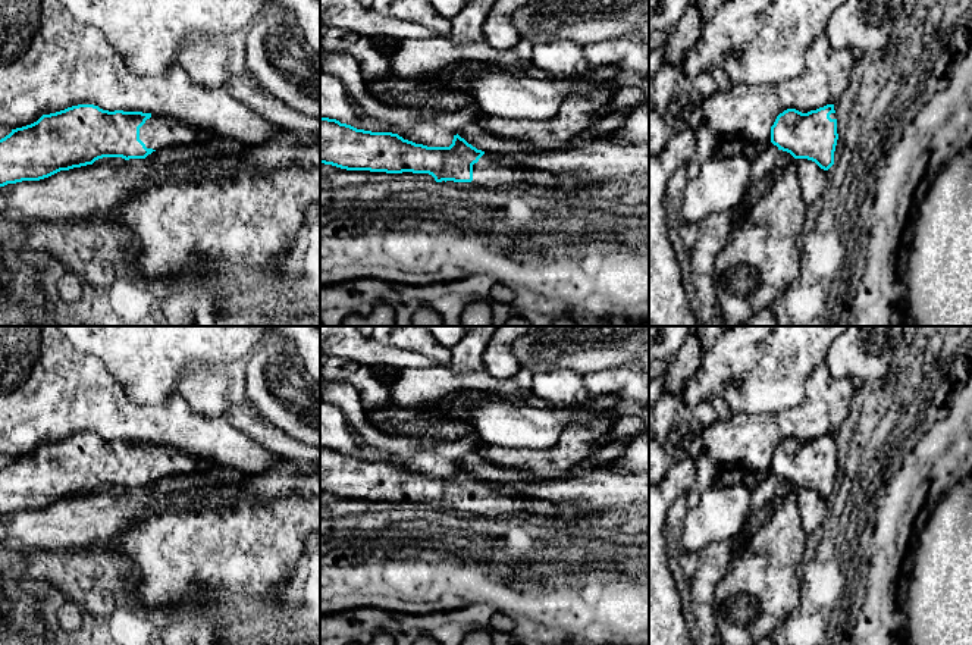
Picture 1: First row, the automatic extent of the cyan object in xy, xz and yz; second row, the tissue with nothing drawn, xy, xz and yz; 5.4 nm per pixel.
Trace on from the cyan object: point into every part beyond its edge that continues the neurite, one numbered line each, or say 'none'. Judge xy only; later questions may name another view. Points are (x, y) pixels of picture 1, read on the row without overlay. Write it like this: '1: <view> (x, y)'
1: xy (157, 462)

